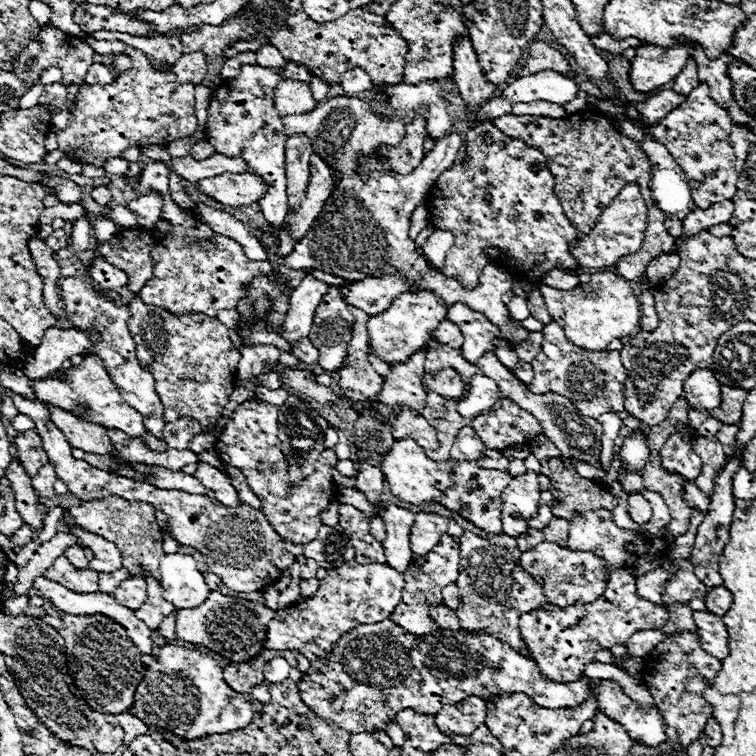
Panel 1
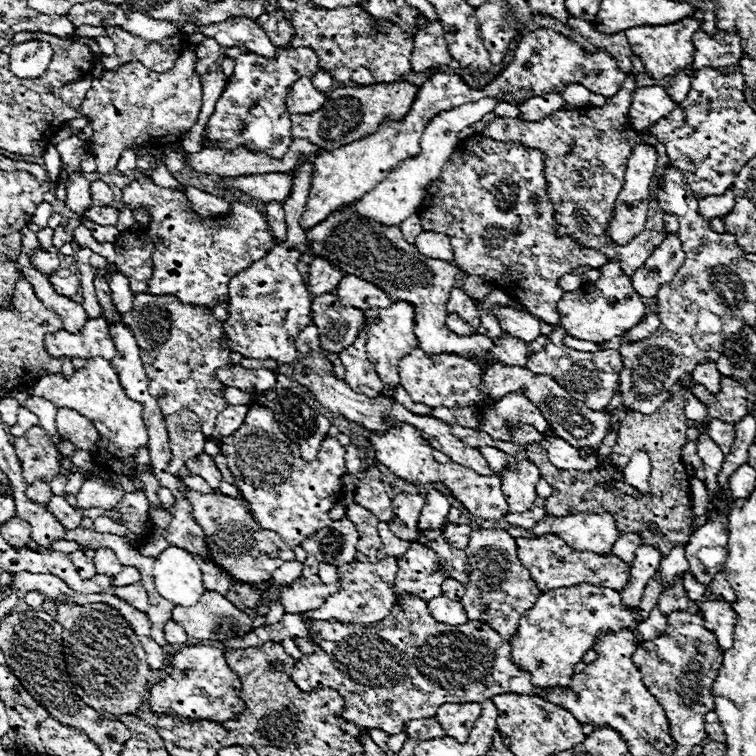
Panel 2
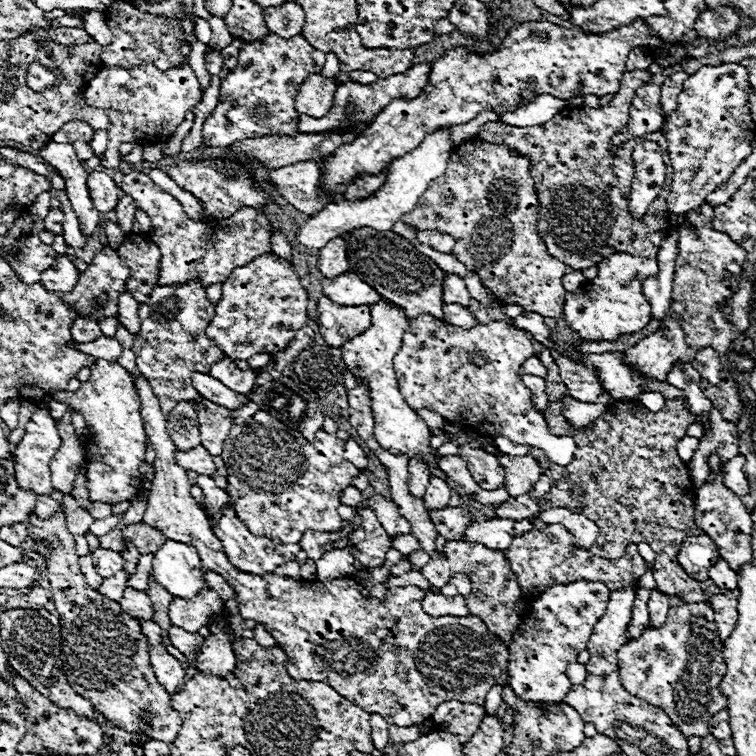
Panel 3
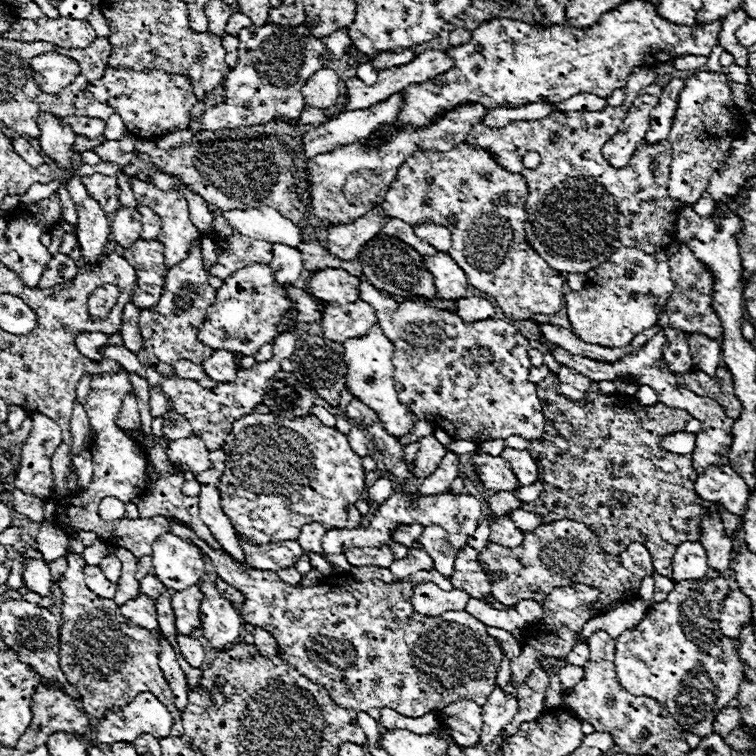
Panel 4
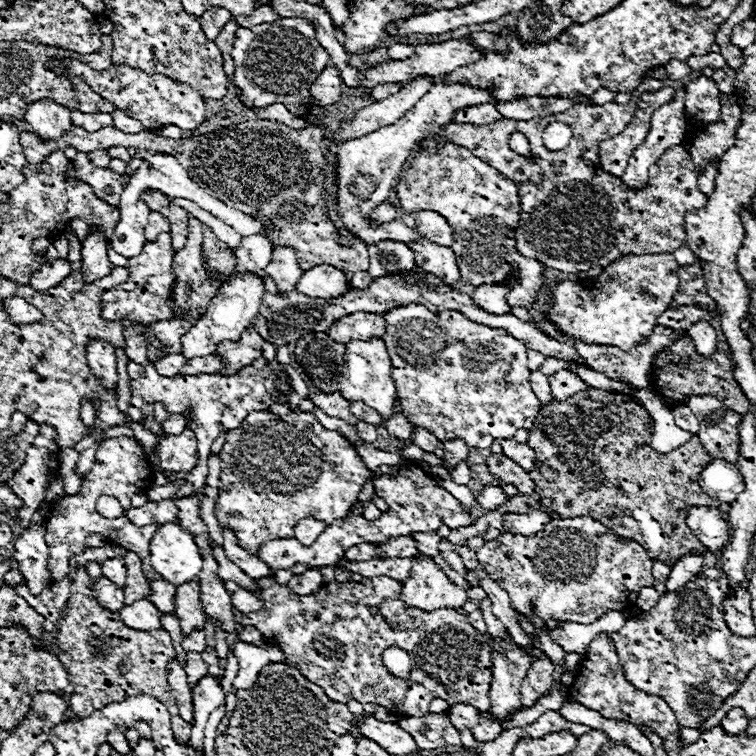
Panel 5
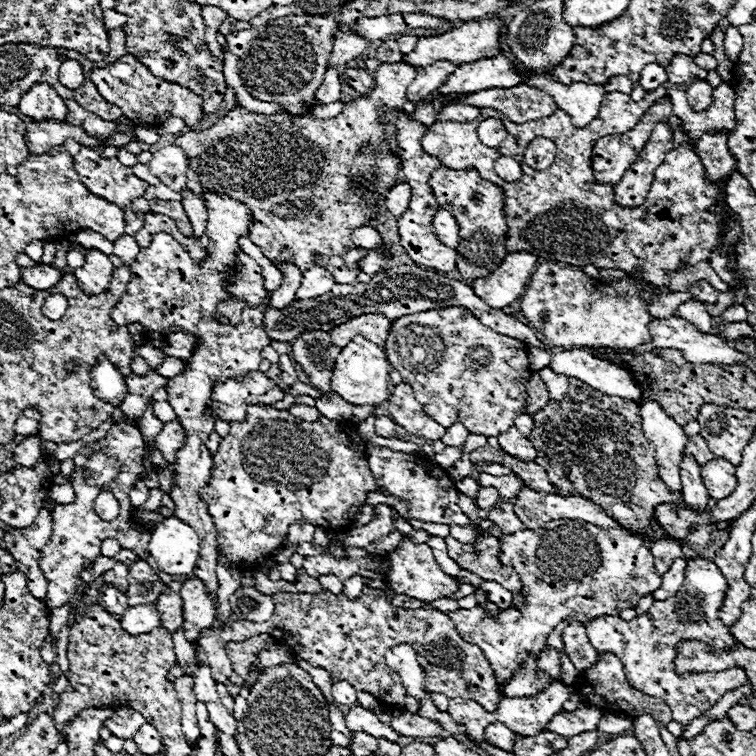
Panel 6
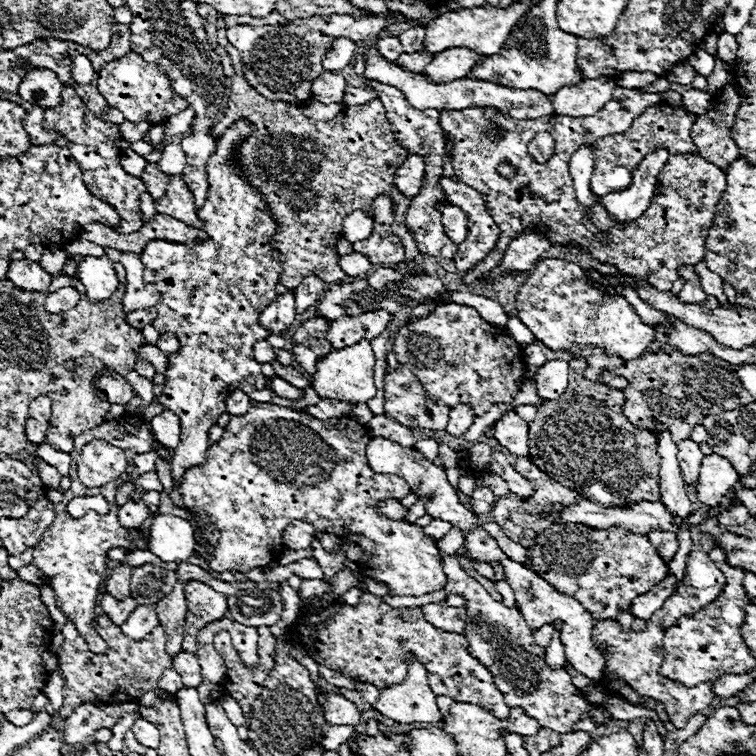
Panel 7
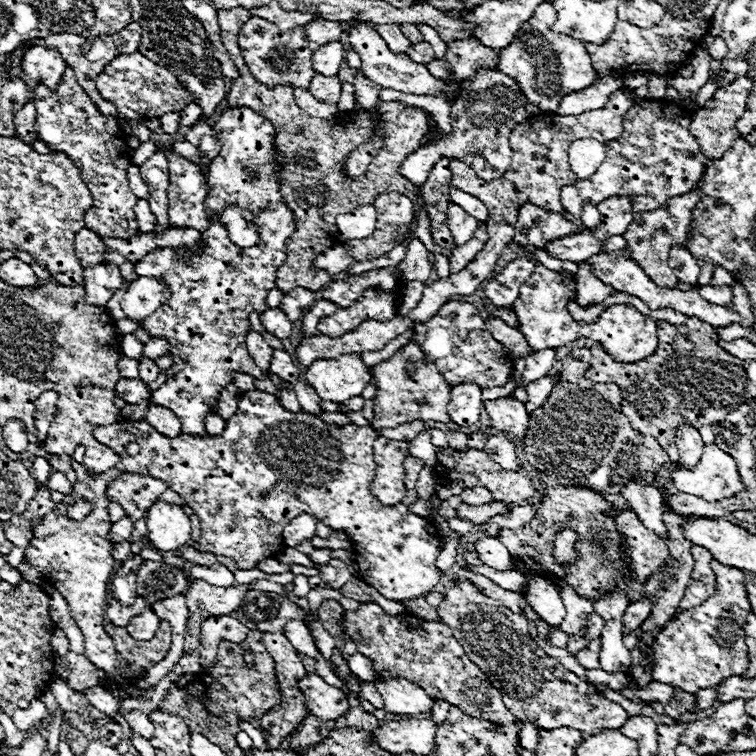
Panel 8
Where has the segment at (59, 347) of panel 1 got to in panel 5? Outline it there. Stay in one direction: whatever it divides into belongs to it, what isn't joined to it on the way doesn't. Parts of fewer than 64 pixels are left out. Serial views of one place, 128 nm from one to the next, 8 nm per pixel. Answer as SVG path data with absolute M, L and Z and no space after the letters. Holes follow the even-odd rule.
M276 360L267 363L264 369L257 369L254 366L242 368L242 372L234 376L220 376L220 374L198 374L198 376L178 376L178 378L166 378L156 372L156 368L146 362L146 364L134 364L128 362L128 376L130 376L130 386L132 386L132 398L128 406L128 416L134 422L140 422L140 408L142 402L164 402L168 412L186 412L192 408L194 412L194 422L188 424L188 428L194 430L196 440L198 440L198 456L200 462L187 474L186 481L193 485L194 492L203 488L208 476L208 452L212 442L218 438L222 430L232 430L238 428L244 418L254 412L254 410L268 410L274 402L264 386L266 376L278 366Z

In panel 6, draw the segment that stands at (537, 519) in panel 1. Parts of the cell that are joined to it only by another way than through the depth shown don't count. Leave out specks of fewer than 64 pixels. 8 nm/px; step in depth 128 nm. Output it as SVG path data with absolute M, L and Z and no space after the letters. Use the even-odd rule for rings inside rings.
M488 486L488 488L480 488L480 492L478 492L478 498L476 498L476 506L478 508L482 508L482 510L490 510L490 508L494 508L496 506L496 502L498 502L498 490L496 488L492 488L492 486Z

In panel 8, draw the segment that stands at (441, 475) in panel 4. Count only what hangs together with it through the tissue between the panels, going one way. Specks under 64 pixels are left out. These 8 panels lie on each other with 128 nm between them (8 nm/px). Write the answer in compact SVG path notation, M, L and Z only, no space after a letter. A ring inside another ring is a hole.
M464 382L452 388L450 394L450 420L458 426L472 426L480 420L482 392L474 382Z

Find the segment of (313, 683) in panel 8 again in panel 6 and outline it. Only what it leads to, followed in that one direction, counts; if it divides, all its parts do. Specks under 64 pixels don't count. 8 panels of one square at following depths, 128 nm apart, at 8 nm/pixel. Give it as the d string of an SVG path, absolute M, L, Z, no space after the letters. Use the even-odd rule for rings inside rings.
M350 706L350 712L344 714L344 722L350 732L366 732L366 734L372 734L374 738L388 738L392 742L398 742L400 738L396 730L382 724L370 710L362 706Z

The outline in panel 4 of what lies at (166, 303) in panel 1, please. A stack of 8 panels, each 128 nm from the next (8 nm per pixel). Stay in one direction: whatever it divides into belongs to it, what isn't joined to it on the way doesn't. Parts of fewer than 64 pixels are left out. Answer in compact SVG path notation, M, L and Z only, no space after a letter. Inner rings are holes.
M132 178L132 190L134 190L134 198L136 198L138 204L146 204L148 208L154 208L154 212L158 212L158 216L162 216L162 236L158 236L158 240L164 244L166 266L170 268L170 266L178 264L180 260L184 260L192 240L202 236L198 232L198 228L188 218L188 202L186 202L186 198L180 196L178 192L162 192L154 184L140 182L136 178ZM234 232L230 238L220 240L220 244L216 244L216 252L218 262L212 266L210 274L218 276L220 280L248 264L270 264L274 258L270 242L254 240L238 232Z

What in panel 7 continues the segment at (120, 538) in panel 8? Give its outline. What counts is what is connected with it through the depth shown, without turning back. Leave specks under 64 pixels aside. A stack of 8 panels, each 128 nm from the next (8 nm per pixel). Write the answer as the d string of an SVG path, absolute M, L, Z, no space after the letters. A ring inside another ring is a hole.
M126 502L118 510L118 518L124 528L138 528L148 518L148 506L144 502Z

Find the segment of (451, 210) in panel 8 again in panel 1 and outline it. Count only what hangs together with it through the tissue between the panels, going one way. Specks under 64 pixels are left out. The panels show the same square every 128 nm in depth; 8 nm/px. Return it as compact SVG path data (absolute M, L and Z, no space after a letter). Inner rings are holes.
M434 230L428 236L428 240L422 244L422 252L428 262L432 262L436 268L442 268L446 260L446 252L450 250L452 244L454 244L454 236L450 232Z

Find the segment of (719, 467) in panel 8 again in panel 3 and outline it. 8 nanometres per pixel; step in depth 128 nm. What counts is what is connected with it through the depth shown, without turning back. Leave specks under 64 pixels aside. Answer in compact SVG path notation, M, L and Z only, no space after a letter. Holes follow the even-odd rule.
M738 454L734 460L728 460L722 466L722 472L724 472L722 484L728 490L732 490L736 496L746 496L748 490L750 490L748 488L748 480L746 480L746 476L742 472L742 464L744 464L744 456Z

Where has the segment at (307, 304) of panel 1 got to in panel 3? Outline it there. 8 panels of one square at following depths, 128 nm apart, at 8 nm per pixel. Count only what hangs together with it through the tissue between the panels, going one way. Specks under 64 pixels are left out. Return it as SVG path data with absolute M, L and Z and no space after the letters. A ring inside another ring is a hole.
M342 234L336 236L334 240L330 240L324 248L320 248L320 272L326 278L334 278L342 272L348 272L350 264L346 258L346 240L350 238L350 234Z

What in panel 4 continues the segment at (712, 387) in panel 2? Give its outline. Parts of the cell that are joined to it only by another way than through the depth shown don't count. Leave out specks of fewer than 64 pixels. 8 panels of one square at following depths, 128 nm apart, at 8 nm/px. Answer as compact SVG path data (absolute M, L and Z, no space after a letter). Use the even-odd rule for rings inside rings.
M698 332L688 336L686 342L690 346L690 356L692 356L694 364L698 368L702 368L704 372L708 372L710 376L714 376L714 372L720 364L720 358L722 358L720 344L716 340L710 340L704 334L698 334Z

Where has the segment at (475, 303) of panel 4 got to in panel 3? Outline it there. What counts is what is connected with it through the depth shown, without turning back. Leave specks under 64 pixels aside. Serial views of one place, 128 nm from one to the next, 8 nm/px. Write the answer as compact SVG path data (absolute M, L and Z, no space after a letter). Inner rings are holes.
M444 304L444 318L460 328L472 328L476 324L476 316L462 304Z

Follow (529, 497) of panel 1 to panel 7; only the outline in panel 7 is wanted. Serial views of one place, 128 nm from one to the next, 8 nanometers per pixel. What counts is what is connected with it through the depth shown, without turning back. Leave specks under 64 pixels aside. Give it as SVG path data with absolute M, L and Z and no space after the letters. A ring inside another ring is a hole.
M514 410L506 412L494 424L494 438L504 446L508 452L516 456L528 456L528 422L520 418Z

